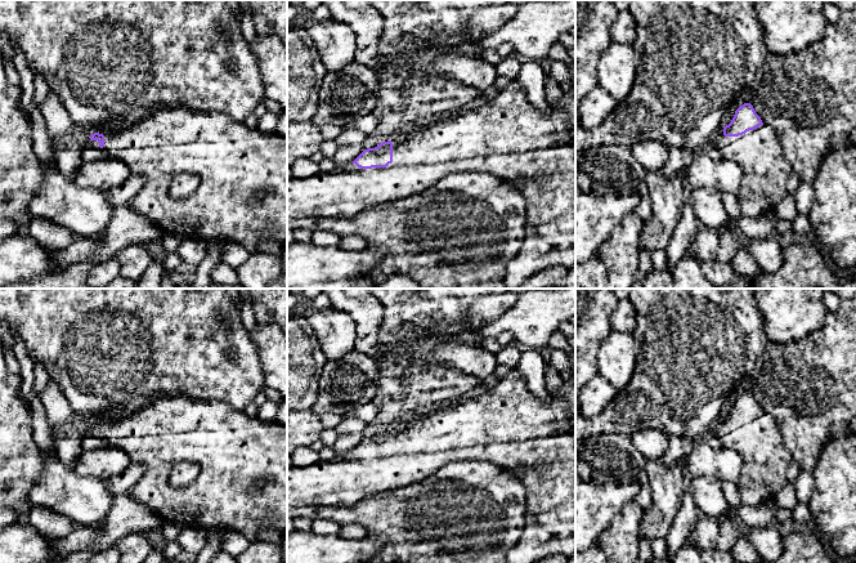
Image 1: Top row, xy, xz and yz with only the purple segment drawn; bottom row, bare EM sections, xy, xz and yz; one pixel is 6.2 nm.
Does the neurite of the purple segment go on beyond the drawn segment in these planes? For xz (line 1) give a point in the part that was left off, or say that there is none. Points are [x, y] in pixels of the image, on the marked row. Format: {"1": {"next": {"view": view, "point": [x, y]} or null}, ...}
{"1": {"next": {"view": "xz", "point": [509, 138]}}}

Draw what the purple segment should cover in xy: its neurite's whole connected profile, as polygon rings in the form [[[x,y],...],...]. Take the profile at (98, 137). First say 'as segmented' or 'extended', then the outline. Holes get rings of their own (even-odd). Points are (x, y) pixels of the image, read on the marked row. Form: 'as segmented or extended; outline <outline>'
extended; outline [[[174,107],[147,112],[142,120],[121,130],[94,133],[90,135],[90,147],[100,148],[111,158],[122,161],[130,177],[144,177],[142,189],[127,205],[163,232],[206,242],[236,242],[251,255],[257,253],[260,241],[277,241],[287,246],[287,137],[250,129],[224,112]],[[185,171],[197,174],[200,184],[189,197],[174,200],[169,187],[178,174]]]

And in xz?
extended; outline [[[512,80],[499,94],[487,103],[485,106],[466,112],[463,115],[454,115],[451,117],[440,119],[438,122],[425,128],[423,130],[403,135],[398,139],[382,142],[375,148],[364,149],[353,162],[342,167],[336,167],[332,171],[319,171],[308,178],[291,178],[287,180],[287,220],[297,220],[301,218],[350,218],[363,210],[371,209],[376,205],[393,202],[396,200],[405,198],[411,195],[420,193],[435,184],[439,179],[444,178],[451,173],[460,171],[485,171],[506,180],[520,180],[521,192],[525,198],[526,210],[526,228],[525,238],[523,241],[519,254],[507,265],[505,274],[505,285],[507,289],[519,289],[537,272],[546,269],[547,267],[563,265],[568,269],[575,265],[575,140],[573,139],[572,131],[575,129],[575,85],[566,93],[563,94],[559,102],[551,104],[551,112],[543,115],[541,111],[533,107],[528,100],[528,97],[523,89],[523,85],[517,80]]]

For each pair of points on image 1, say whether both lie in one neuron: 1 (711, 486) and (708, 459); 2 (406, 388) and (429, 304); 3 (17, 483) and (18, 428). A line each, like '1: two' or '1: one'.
1: two
2: one
3: one

